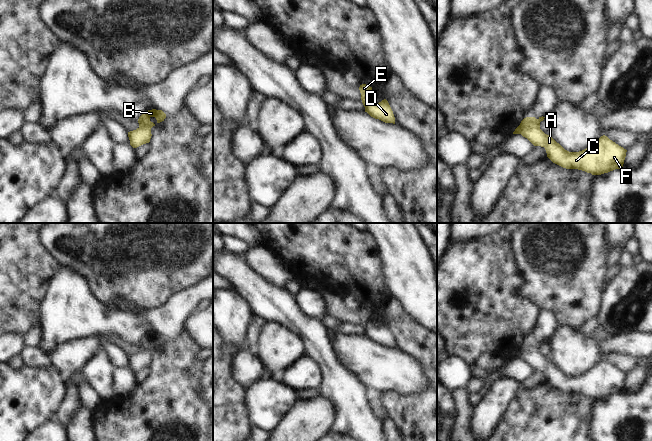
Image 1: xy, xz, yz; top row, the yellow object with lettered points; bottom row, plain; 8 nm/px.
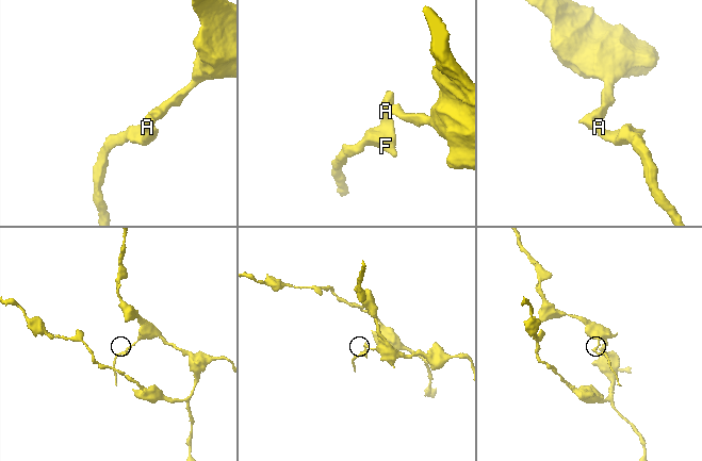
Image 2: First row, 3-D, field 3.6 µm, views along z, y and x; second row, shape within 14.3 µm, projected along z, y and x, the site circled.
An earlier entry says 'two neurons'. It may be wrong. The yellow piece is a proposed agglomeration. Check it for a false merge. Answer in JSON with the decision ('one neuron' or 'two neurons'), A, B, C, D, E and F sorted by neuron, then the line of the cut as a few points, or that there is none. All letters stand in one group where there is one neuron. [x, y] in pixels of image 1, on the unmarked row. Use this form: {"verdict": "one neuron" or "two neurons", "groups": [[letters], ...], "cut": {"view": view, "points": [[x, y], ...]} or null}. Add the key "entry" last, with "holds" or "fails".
{"verdict": "two neurons", "groups": [["A", "C", "E", "F"], ["B", "D"]], "cut": {"view": "xy", "points": [[138, 343], [150, 352]]}, "entry": "holds"}

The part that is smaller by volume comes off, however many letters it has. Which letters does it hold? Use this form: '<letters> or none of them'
A, C, E, F

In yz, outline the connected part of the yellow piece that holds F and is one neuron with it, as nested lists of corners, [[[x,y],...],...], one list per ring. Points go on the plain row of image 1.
[[[535,341],[524,342],[513,358],[521,358],[534,370],[544,371],[547,381],[553,387],[566,393],[578,393],[592,399],[601,399],[623,392],[627,376],[605,359],[582,375],[569,376],[540,353],[540,345]]]

